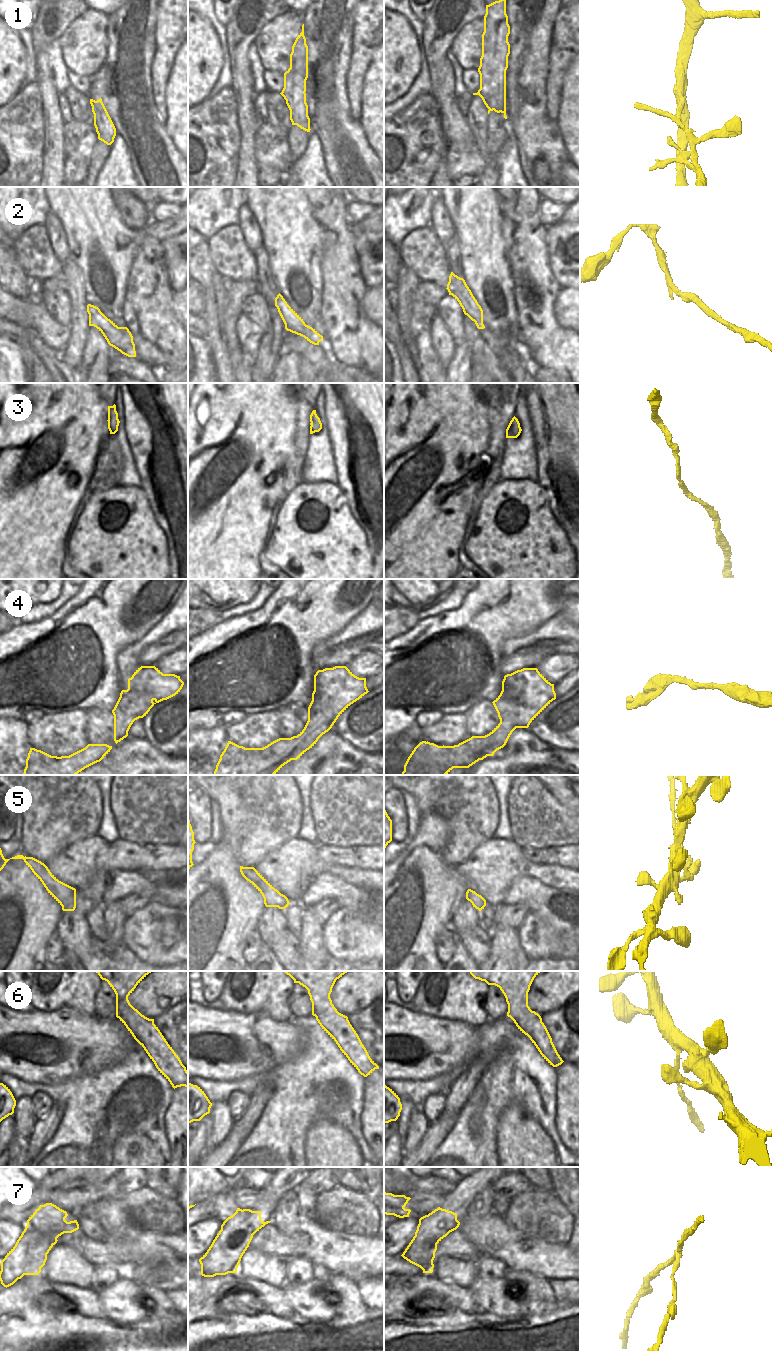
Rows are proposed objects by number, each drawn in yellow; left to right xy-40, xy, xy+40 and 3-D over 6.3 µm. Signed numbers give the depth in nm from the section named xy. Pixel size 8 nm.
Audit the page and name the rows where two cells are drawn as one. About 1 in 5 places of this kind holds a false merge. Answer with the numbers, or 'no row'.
1, 2, 4, 5, 6, 7

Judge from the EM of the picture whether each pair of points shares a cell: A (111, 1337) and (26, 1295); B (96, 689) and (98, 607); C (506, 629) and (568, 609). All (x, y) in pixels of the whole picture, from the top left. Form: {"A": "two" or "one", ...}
{"A": "one", "B": "one", "C": "two"}

